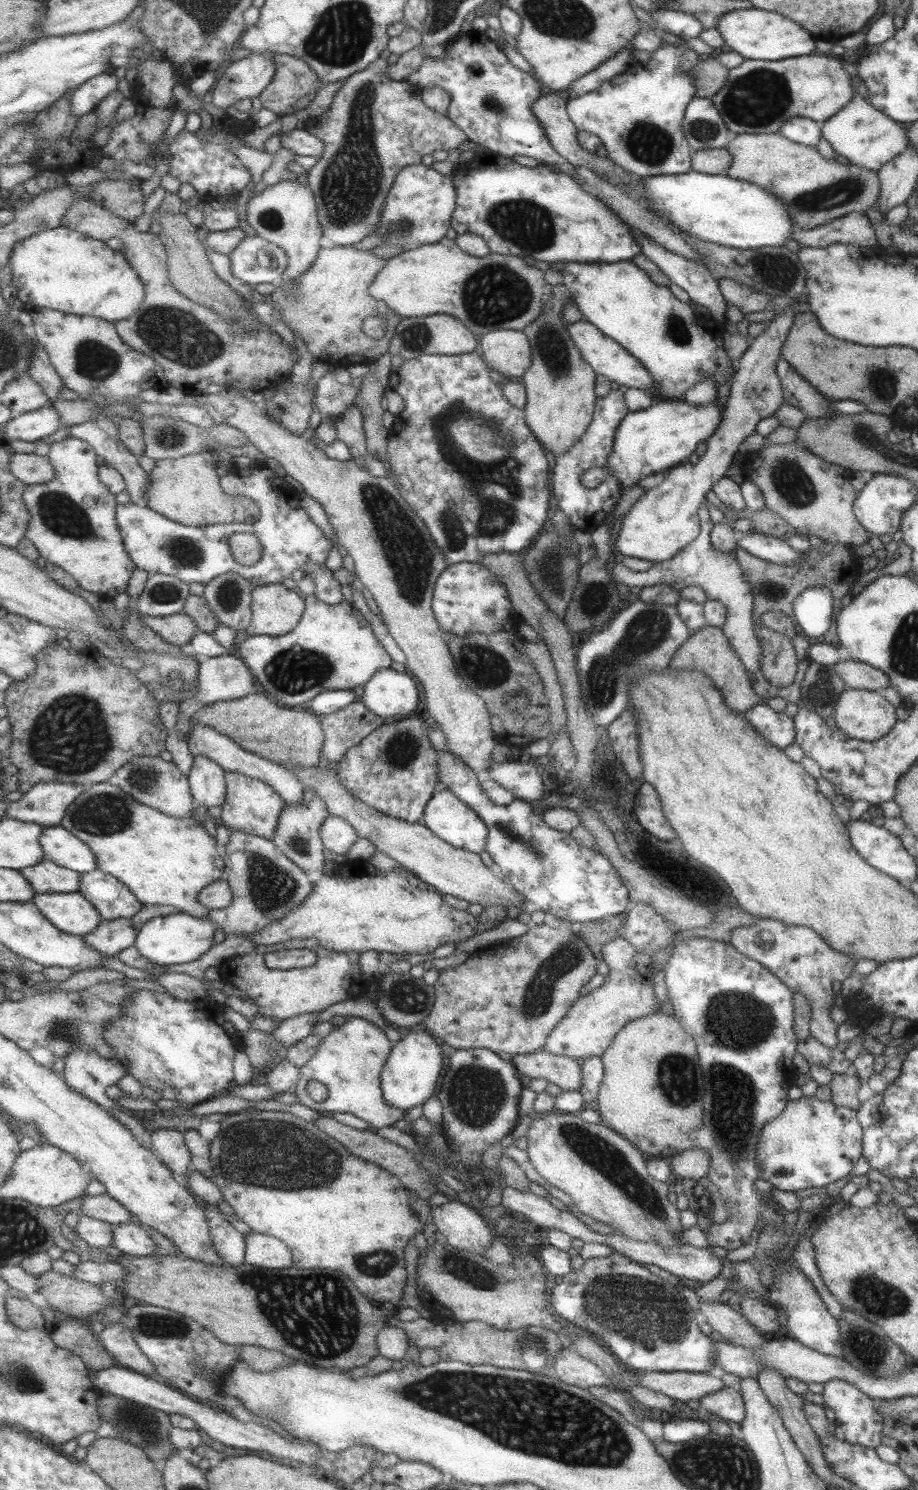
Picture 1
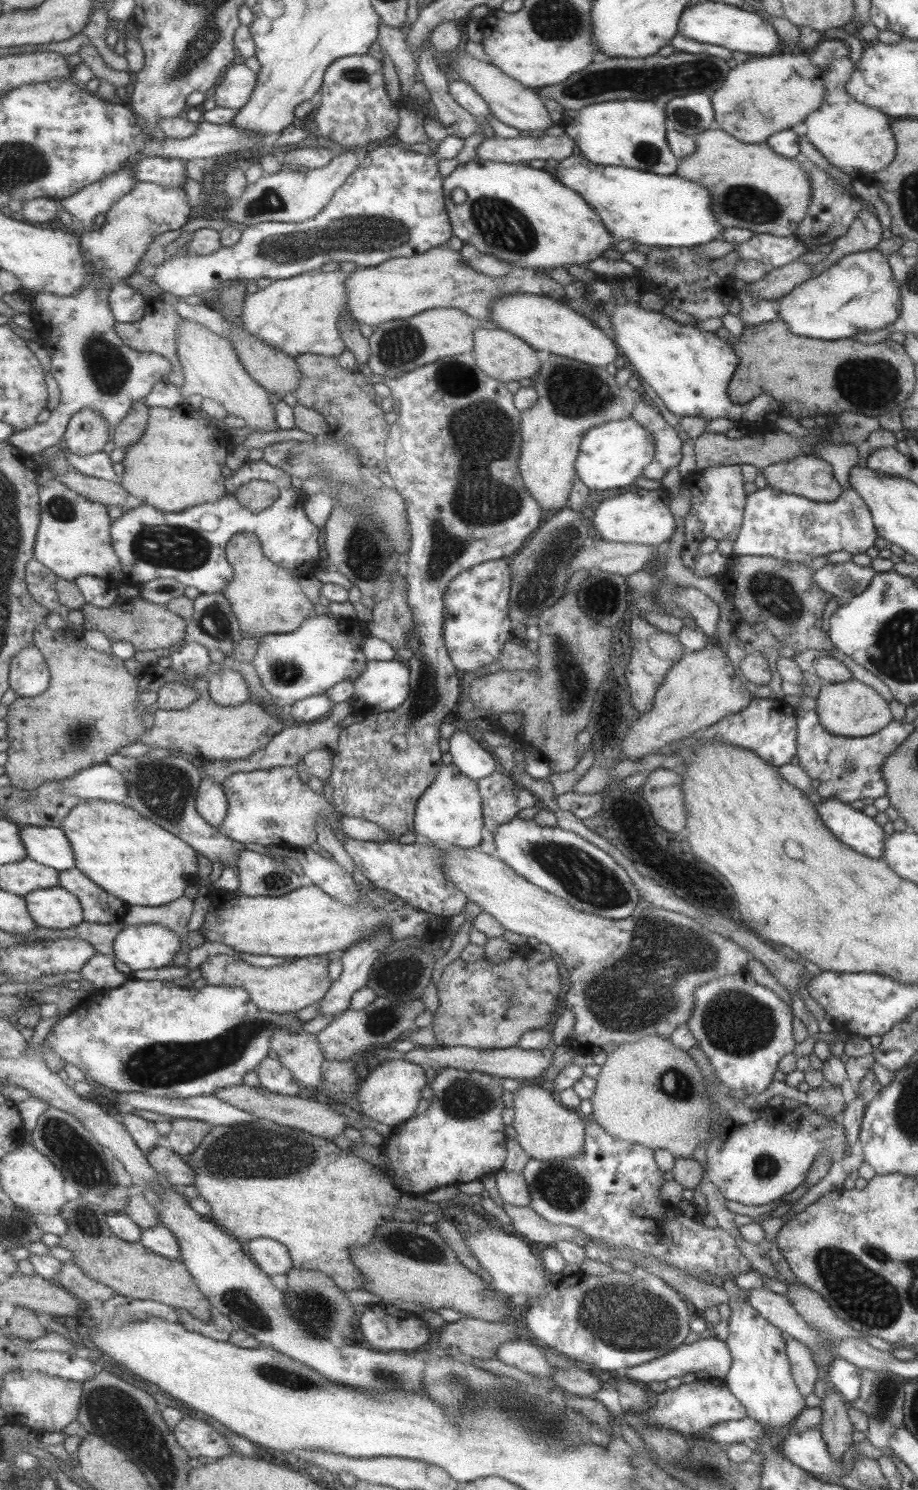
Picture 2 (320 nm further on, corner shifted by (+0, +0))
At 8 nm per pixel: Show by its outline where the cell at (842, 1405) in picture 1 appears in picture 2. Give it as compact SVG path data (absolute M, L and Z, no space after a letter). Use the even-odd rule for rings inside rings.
M835 1357L826 1370L828 1370L829 1383L840 1393L844 1401L858 1398L860 1369L846 1360Z

